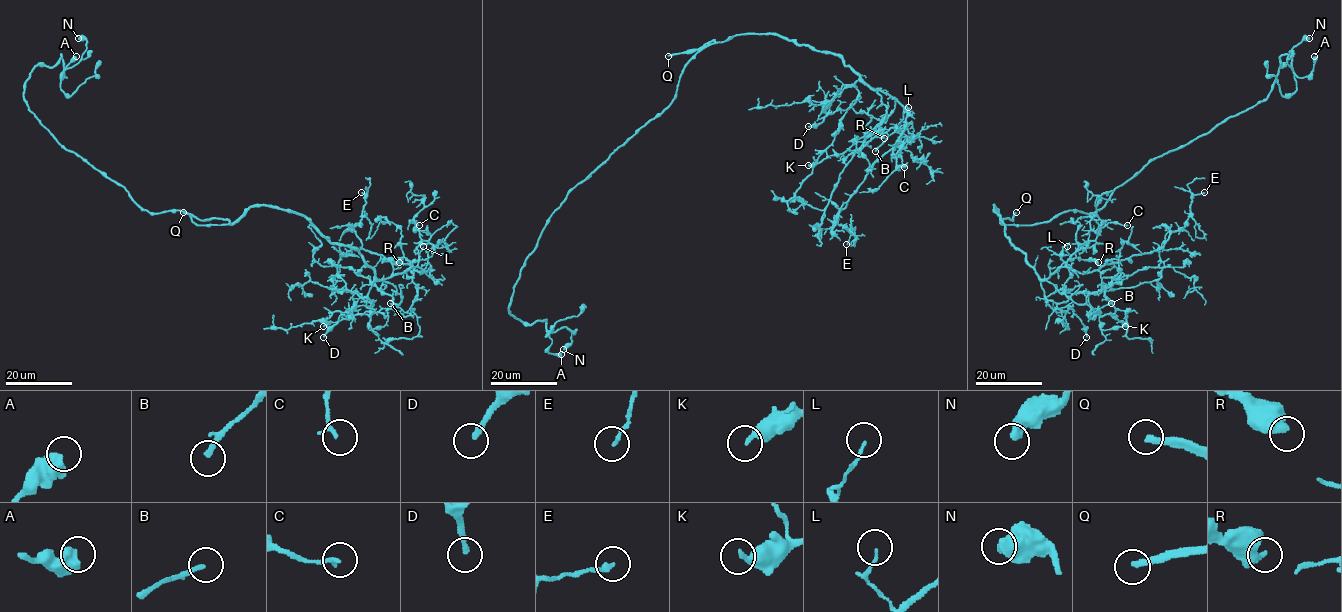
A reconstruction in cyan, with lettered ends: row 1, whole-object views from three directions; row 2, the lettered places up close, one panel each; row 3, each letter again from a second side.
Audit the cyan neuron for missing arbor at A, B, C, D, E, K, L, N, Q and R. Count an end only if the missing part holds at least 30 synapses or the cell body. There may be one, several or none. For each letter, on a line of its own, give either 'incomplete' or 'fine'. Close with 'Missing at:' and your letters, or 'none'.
A: fine
B: fine
C: fine
D: fine
E: fine
K: fine
L: fine
N: fine
Q: incomplete
R: fine
Missing at: Q

